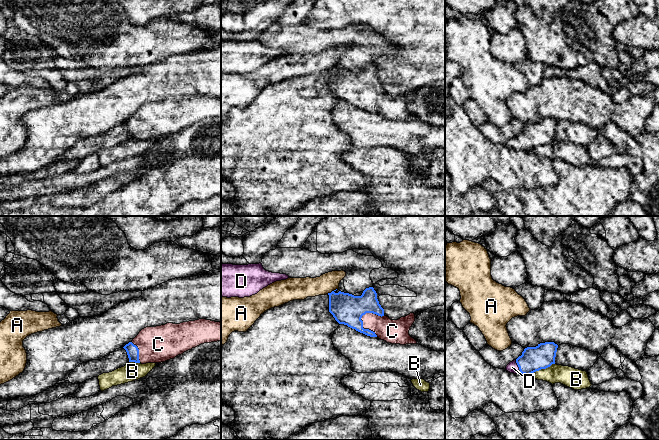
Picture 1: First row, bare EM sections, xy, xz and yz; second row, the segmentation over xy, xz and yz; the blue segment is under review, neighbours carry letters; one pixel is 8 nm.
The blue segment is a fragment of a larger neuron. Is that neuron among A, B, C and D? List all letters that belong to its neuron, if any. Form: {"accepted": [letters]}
{"accepted": ["C", "D"]}

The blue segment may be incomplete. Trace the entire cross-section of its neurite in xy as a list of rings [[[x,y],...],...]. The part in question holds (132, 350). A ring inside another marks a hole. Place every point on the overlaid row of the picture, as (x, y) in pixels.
[[[206,319],[146,327],[123,348],[129,362],[161,363],[201,344],[221,341],[221,322]]]

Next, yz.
[[[554,342],[540,343],[536,347],[527,347],[516,360],[506,366],[506,370],[514,374],[530,375],[555,364],[558,345]]]

